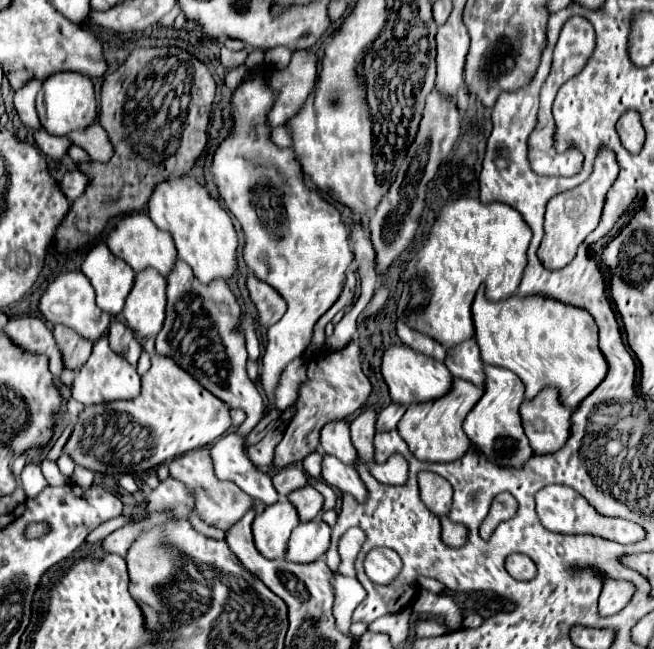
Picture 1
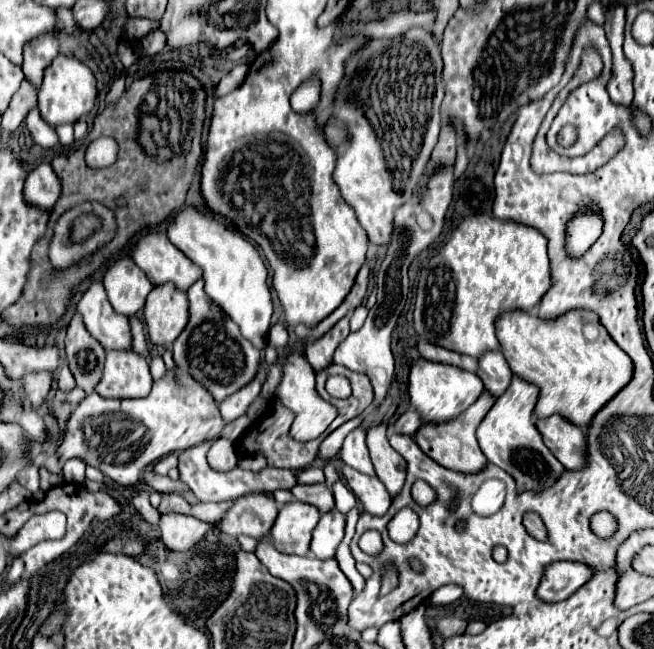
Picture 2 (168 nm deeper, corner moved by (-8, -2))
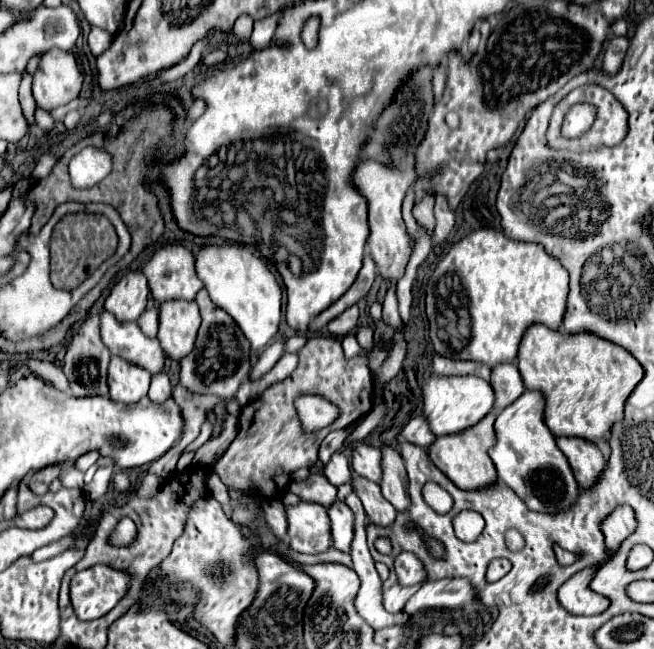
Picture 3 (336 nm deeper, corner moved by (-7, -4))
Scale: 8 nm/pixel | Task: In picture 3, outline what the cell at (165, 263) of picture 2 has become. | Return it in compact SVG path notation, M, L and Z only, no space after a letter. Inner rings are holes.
M166 243L144 265L148 287L158 303L168 299L192 301L202 289L202 281L194 269L194 255L184 245Z

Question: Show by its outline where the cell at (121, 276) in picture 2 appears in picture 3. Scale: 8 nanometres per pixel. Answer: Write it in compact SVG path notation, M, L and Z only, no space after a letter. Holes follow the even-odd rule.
M128 271L106 297L104 309L114 313L118 321L136 321L146 309L148 283L140 271Z

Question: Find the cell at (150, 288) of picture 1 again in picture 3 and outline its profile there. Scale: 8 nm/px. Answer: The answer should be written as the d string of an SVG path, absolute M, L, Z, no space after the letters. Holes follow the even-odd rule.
M172 299L160 305L158 341L170 359L178 361L186 353L190 353L198 327L200 313L194 301Z

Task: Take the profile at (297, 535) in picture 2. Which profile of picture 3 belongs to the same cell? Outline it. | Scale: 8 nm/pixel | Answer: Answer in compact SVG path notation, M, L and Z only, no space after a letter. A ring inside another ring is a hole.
M318 503L286 505L290 547L298 553L322 553L330 545L330 519Z

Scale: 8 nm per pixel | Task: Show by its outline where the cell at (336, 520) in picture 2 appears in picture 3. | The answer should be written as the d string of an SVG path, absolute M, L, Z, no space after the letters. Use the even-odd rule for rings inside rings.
M332 503L328 507L330 515L330 533L332 533L332 547L338 551L348 553L350 543L352 543L352 525L354 525L354 515L348 509L346 503Z

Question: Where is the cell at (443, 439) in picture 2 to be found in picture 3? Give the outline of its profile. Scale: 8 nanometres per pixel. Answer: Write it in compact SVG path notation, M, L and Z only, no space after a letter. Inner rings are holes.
M490 411L490 415L486 415L486 419L482 419L482 423L476 423L476 427L468 427L468 431L460 431L458 435L448 435L448 437L436 437L434 443L428 447L428 455L432 459L432 463L446 473L456 487L460 489L480 489L488 483L494 483L496 477L496 467L492 463L492 459L488 457L488 449L494 445L496 437L494 437L494 419L496 413Z

